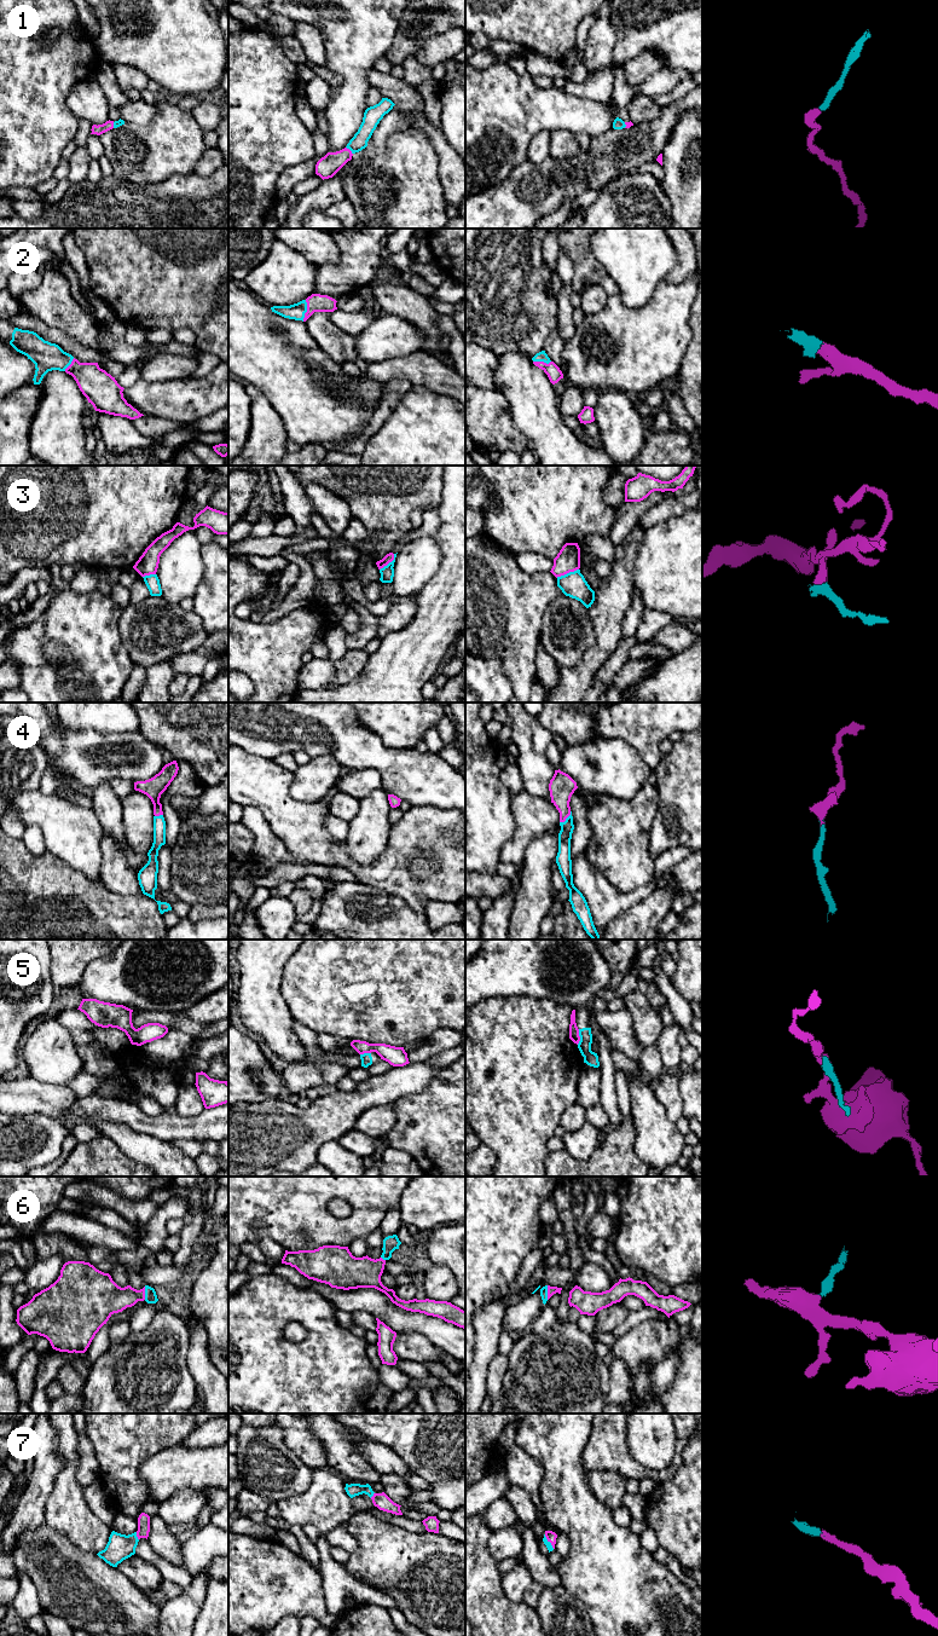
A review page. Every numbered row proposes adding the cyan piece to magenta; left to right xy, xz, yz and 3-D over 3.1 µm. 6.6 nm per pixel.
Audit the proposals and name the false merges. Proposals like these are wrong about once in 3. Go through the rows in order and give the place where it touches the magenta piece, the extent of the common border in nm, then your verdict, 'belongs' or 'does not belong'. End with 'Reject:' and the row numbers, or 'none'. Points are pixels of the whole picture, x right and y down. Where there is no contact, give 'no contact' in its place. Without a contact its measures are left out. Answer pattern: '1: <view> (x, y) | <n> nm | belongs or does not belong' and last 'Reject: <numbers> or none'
1: xz (349, 150) | 70 nm | belongs
2: xz (307, 311) | 150 nm | belongs
3: yz (567, 572) | 160 nm | does not belong
4: yz (566, 818) | 110 nm | belongs
5: yz (579, 1036) | 110 nm | does not belong
6: yz (548, 1293) | 100 nm | belongs
7: xy (137, 1536) | 60 nm | belongs
Reject: 3, 5

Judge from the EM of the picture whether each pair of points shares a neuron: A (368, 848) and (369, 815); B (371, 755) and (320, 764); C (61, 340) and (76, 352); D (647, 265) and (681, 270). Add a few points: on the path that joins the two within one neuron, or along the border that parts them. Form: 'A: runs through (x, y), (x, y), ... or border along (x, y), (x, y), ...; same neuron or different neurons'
A: runs through (368, 839), (369, 824); same neuron
B: border along (312, 757), (331, 755), (341, 766); different neurons
C: runs through (64, 341), (73, 348); same neuron
D: border along (671, 241), (675, 248), (676, 262), (664, 279); different neurons

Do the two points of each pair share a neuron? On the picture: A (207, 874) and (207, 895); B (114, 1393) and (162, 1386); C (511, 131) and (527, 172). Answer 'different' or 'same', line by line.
A: same
B: same
C: different

